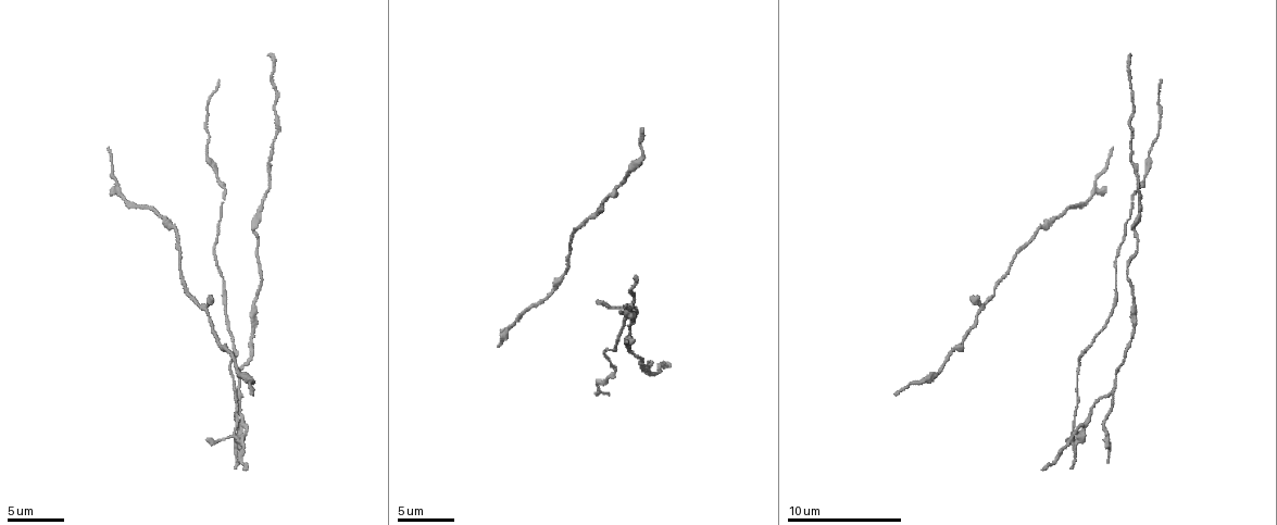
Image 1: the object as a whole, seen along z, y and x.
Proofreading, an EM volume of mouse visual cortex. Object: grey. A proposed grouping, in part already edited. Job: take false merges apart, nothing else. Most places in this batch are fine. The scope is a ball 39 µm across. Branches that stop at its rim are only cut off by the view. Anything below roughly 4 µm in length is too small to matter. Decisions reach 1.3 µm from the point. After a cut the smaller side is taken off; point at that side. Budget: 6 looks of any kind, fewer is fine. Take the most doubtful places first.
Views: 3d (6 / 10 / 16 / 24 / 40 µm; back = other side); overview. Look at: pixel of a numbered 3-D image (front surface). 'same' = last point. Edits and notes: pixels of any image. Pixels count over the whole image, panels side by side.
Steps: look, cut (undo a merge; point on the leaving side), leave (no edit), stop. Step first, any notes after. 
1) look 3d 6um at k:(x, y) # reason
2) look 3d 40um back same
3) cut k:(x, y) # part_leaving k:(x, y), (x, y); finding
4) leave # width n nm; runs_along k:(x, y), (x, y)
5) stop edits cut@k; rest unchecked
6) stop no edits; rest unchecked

look 3d 10um at 1:(208, 310) # three arms meet

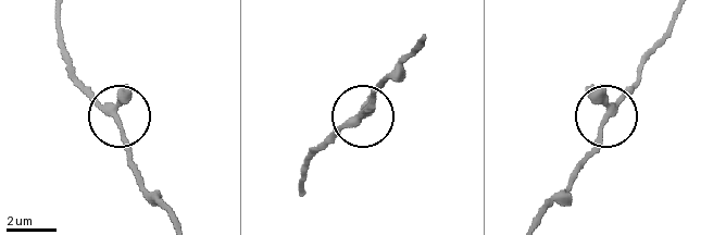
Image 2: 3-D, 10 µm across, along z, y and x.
leave # one neuron here

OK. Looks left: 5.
look 3d 6um at 1:(1062, 214)

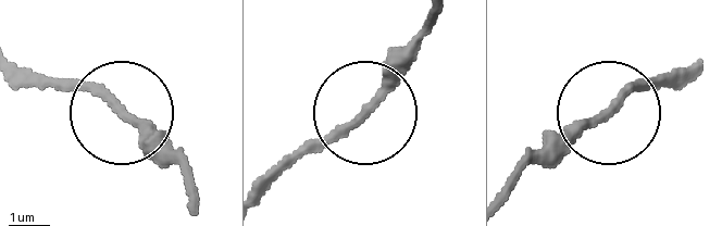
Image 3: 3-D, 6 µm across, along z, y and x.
leave # side_arm 10 um; one neuron here

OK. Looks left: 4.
look 3d 16um at 1:(1134, 236) # calibre changes

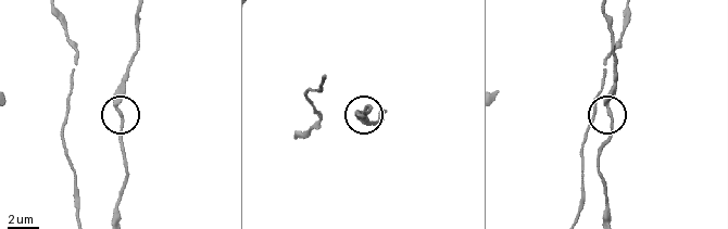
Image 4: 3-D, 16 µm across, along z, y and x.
leave # runs_along 4:(606, 217), (599, 155), (611, 131), (606, 97), (614, 67); all the same neuron

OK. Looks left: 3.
stop no edits; rest unchecked

